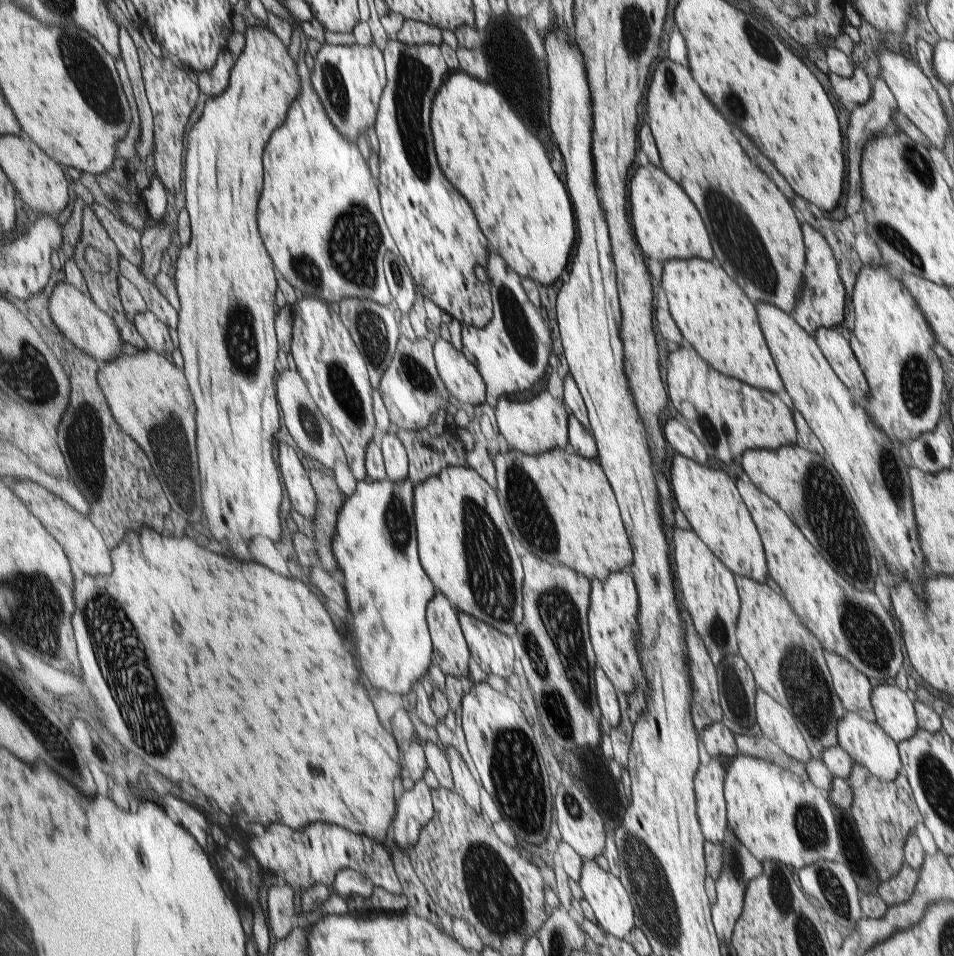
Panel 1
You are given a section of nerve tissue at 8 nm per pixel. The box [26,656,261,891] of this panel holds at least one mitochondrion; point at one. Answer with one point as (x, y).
(118, 720)

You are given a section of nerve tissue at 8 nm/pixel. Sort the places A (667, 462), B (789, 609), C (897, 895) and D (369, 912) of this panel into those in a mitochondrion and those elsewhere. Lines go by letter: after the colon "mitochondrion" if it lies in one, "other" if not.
A: other
B: other
C: other
D: other

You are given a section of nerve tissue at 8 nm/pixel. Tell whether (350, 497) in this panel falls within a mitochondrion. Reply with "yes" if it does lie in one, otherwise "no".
no

